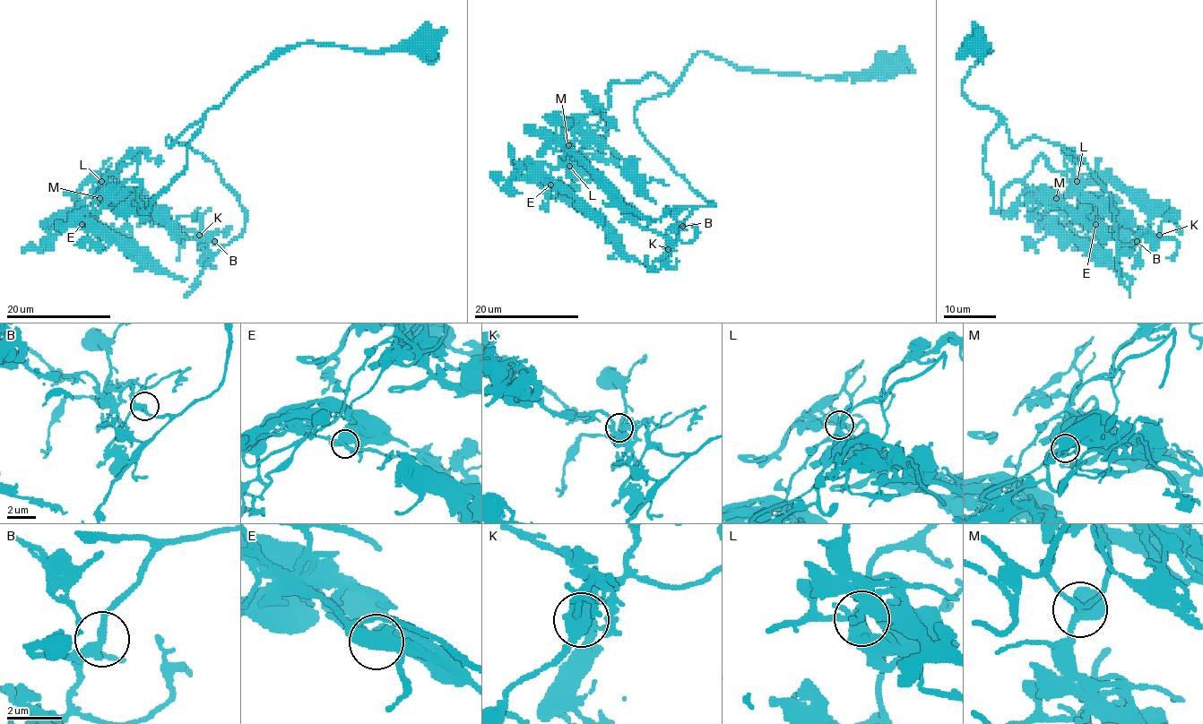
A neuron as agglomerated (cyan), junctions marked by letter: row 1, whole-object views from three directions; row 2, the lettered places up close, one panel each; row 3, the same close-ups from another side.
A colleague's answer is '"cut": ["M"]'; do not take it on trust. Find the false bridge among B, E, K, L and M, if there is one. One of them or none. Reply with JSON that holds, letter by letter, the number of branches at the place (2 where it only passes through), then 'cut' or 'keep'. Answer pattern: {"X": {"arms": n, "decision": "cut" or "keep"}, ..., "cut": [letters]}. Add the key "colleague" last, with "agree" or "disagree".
{"B": {"arms": 3, "decision": "keep"}, "E": {"arms": 4, "decision": "keep"}, "K": {"arms": 6, "decision": "keep"}, "L": {"arms": 5, "decision": "keep"}, "M": {"arms": 4, "decision": "keep"}, "cut": [], "colleague": "disagree"}

